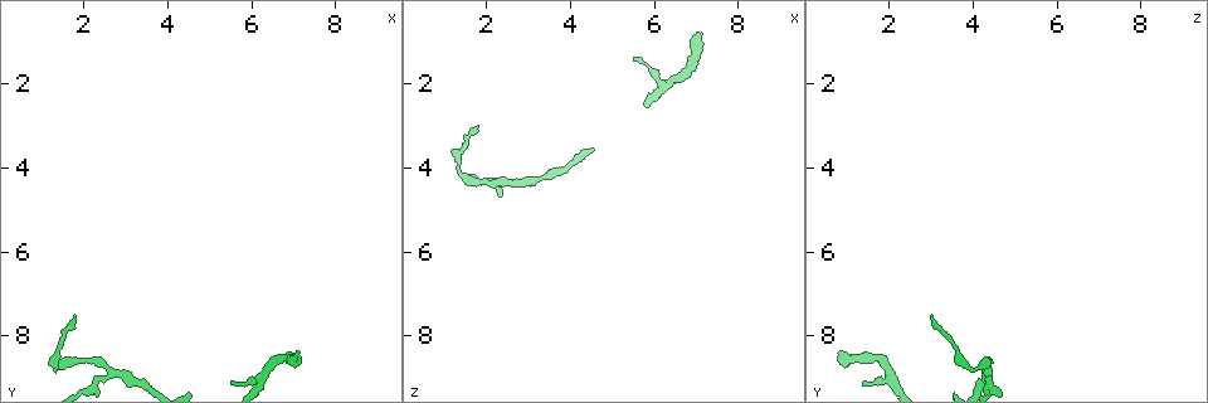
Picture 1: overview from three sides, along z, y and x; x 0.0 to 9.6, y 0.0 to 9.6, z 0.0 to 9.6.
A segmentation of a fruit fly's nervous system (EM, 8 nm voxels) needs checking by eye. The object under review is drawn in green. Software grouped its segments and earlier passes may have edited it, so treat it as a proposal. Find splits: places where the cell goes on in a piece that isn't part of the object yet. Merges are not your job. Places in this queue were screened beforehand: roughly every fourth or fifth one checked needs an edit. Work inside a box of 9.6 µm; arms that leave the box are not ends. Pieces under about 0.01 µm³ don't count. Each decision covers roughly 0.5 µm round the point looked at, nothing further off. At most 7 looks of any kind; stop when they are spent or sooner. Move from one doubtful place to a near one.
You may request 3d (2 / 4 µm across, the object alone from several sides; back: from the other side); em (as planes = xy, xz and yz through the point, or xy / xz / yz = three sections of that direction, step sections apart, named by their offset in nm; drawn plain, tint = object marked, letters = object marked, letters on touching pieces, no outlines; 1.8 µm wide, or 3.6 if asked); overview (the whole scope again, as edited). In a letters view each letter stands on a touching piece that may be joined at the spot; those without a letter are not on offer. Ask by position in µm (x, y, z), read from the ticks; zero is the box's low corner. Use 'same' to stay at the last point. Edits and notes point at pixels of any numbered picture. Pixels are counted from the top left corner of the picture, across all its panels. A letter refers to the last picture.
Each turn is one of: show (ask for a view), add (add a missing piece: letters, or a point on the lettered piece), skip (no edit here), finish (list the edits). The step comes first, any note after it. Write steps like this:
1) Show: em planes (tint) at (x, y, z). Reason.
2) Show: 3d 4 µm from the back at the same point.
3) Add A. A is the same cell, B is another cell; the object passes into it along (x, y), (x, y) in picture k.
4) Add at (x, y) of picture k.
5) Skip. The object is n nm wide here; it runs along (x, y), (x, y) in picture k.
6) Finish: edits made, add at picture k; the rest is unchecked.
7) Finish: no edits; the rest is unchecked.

Show: 3d 4 µm at (5.55, 9.05, 1.40).

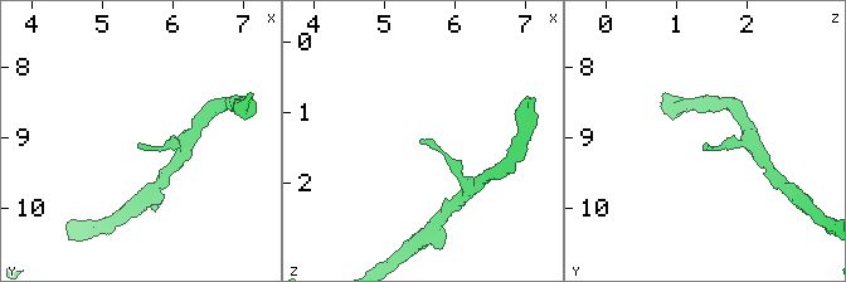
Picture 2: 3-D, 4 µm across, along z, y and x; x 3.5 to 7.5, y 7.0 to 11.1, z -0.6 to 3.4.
Show: em planes (letters) at (5.50, 9.10, 1.40). Now the EM.

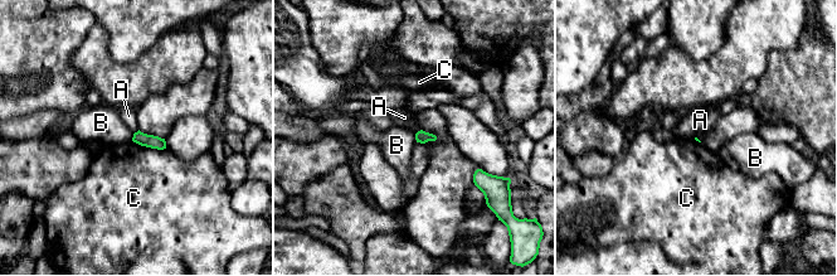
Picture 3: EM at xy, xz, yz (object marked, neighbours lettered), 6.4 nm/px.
Skip. The longest contact is with C, 220 nm; A, B and C are other cells; a border runs along (414, 134), (417, 141) in picture 3; none of them fits.

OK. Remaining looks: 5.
Show: em xy step 16 (tint) at (7.10, 8.35, 0.80). Free end.

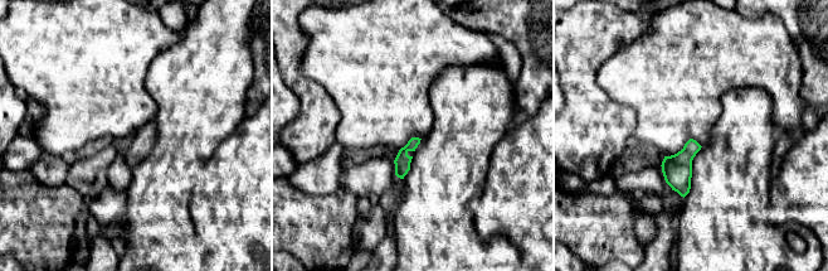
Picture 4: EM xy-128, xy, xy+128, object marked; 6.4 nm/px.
Show: em planes (letters) at the same point.

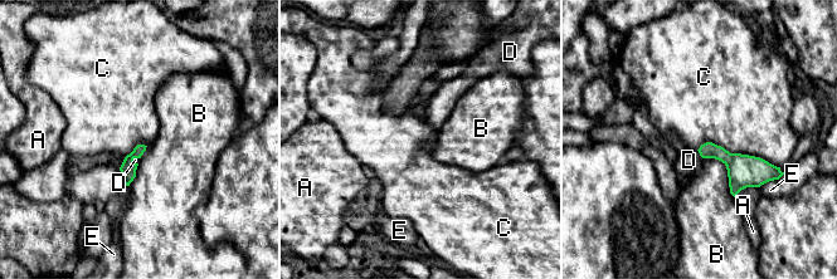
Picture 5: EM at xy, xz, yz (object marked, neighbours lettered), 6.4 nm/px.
Add D. D is the same cell, A, B, C and E are other cells; the cell continues.

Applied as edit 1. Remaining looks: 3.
Show: overview. See it whole again.

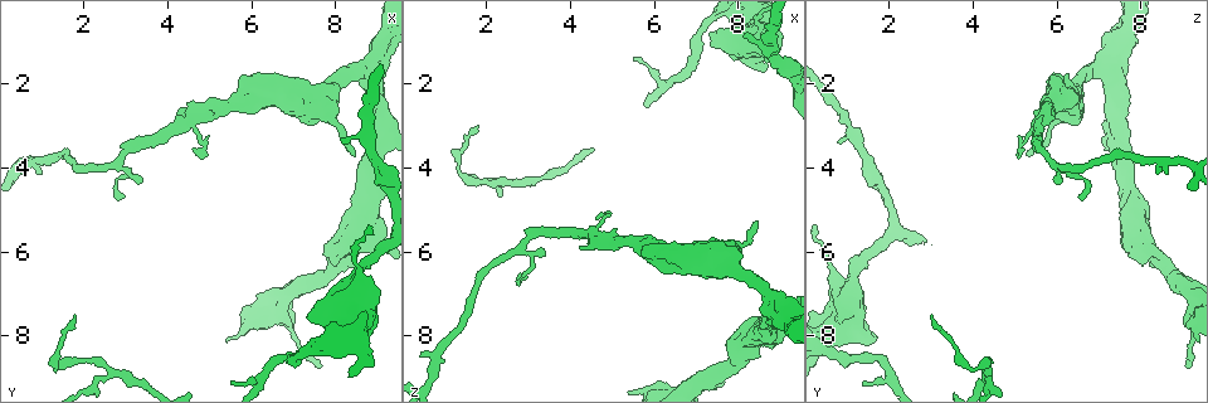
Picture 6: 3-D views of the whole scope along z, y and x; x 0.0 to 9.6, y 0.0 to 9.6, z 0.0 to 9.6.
Show: em xy step 4 (tint) at (2.50, 8.75, 4.40). Three arms meet.

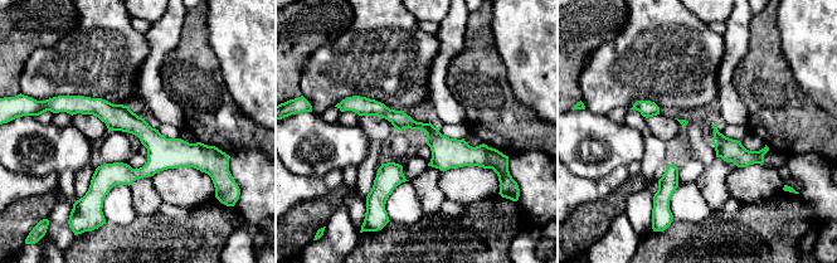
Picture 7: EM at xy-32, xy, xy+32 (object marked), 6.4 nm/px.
Show: em planes (letters) at the same point.

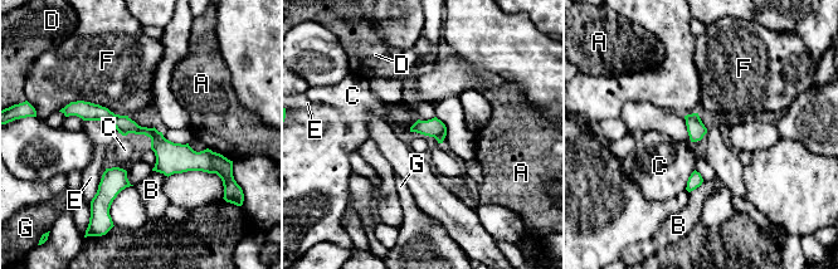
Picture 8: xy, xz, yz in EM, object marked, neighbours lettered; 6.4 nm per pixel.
Skip. The object is 120 nm wide here; A, B, C, D, E, F and G are other cells; it runs along (71, 109), (212, 162) in picture 8; no lettered piece goes on from it.

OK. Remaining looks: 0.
Finish: edits made, add at picture 5; the rest is unchecked.

